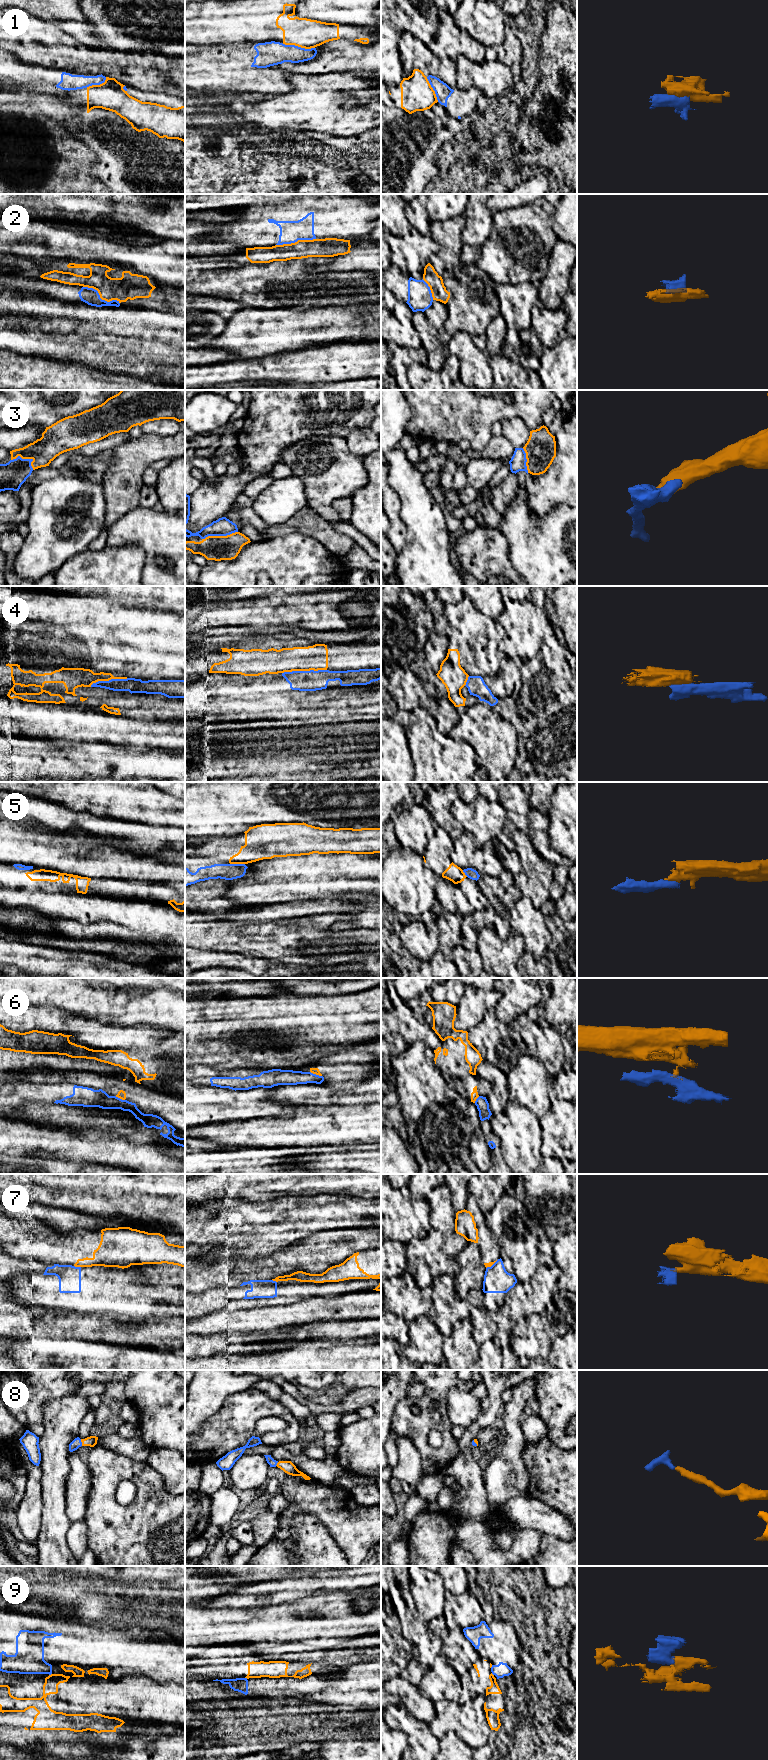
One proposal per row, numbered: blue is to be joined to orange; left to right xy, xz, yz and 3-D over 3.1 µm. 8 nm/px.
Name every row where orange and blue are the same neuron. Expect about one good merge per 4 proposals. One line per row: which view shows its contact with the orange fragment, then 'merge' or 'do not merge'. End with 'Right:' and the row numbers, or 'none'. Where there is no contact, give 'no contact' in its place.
1: meets orange in xz; do not merge
2: meets orange in xy; do not merge
3: meets orange in xz; merge
4: meets orange in xz; do not merge
5: meets orange in xz; do not merge
6: meets orange in xz; do not merge
7: meets orange in xy; do not merge
8: meets orange in xy; merge
9: meets orange in xy; do not merge
Right: 3, 8

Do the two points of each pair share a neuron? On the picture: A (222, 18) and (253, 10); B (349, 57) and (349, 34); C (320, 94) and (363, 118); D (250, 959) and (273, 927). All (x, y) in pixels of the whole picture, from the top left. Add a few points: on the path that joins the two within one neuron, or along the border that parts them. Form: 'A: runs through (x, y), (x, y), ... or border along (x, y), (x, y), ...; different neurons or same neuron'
A: runs through (230, 18), (242, 18), (245, 16); same neuron
B: border along (340, 38), (353, 41); different neurons
C: runs through (331, 105), (344, 118), (352, 118); same neuron
D: border along (239, 952), (242, 954), (259, 955), (265, 958); different neurons

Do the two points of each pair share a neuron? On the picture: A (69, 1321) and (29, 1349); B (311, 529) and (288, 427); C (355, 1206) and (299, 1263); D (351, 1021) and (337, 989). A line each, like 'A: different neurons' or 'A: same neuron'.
A: different neurons
B: different neurons
C: different neurons
D: different neurons

